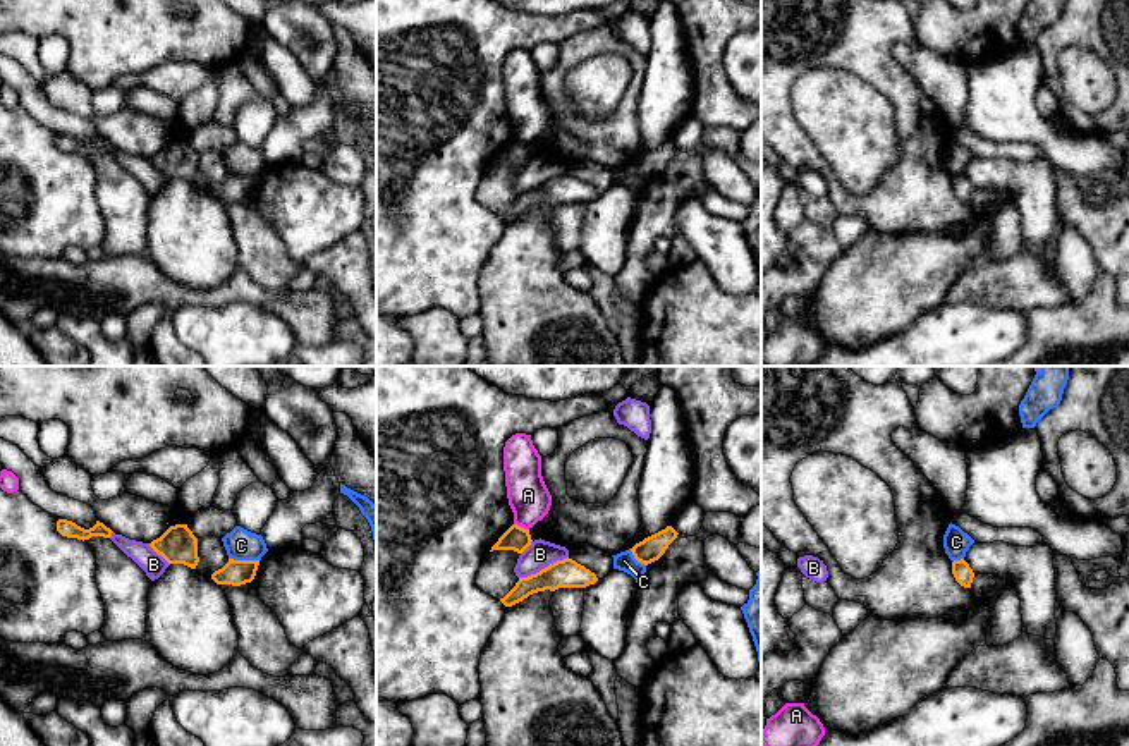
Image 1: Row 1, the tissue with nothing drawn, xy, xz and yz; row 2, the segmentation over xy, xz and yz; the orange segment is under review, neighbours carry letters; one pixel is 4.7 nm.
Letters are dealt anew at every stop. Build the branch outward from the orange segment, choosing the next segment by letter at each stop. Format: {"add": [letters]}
{"add": []}

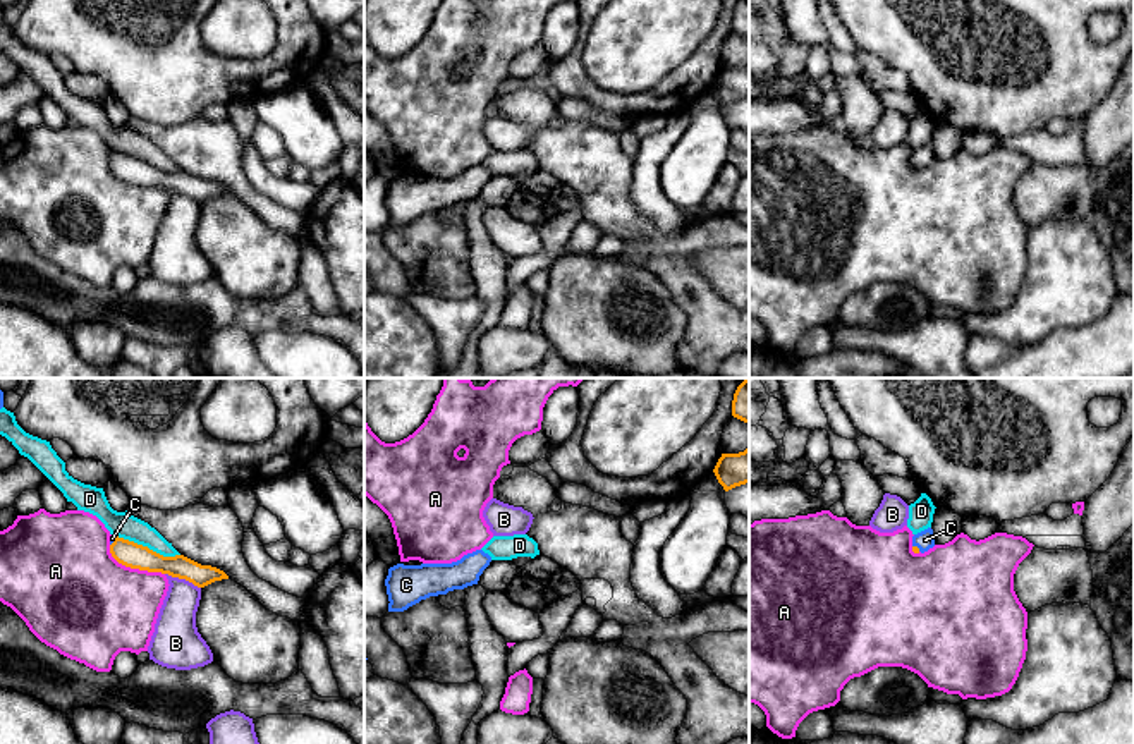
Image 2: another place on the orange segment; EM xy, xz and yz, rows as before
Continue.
{"add": ["C"]}

